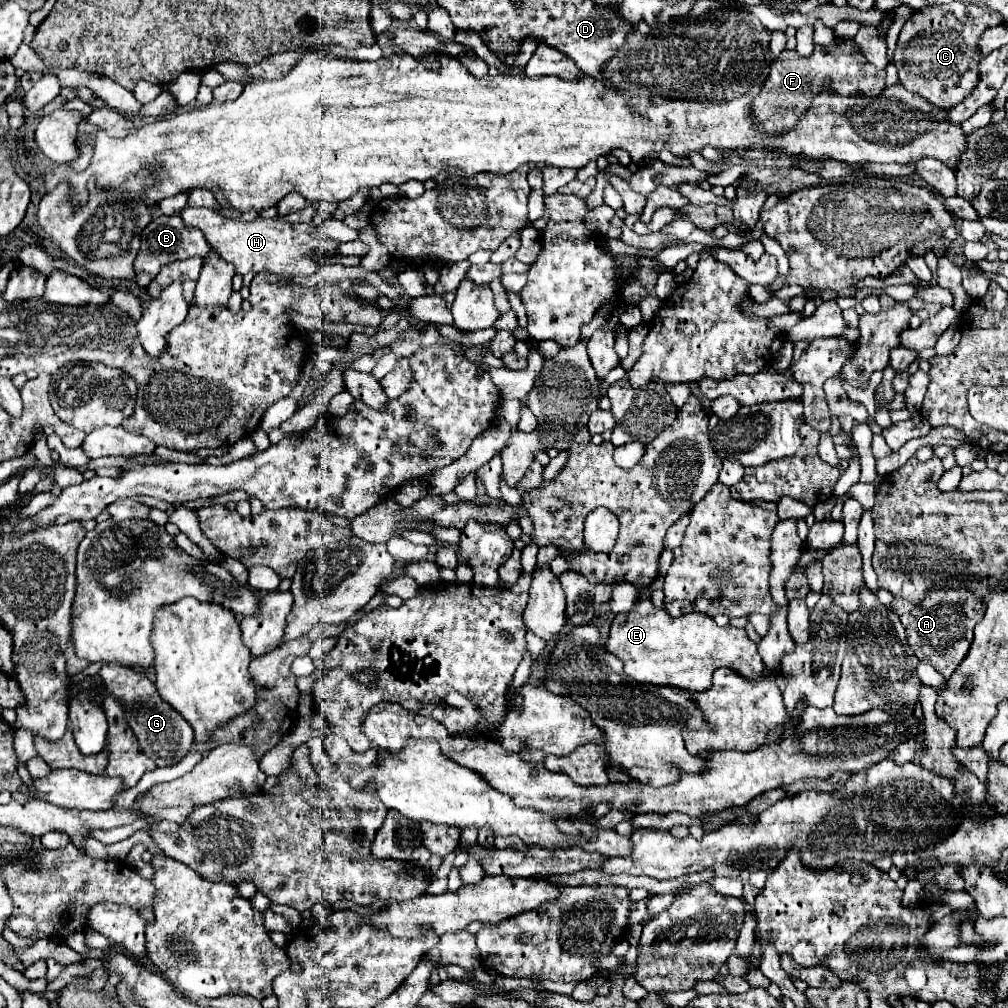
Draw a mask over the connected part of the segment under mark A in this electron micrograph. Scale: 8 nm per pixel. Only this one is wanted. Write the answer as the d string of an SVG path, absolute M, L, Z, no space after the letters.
M930 588L920 604L894 598L892 610L906 626L906 638L914 654L930 662L944 678L950 678L972 644L972 632L980 620L978 612L984 612L986 604L970 588Z

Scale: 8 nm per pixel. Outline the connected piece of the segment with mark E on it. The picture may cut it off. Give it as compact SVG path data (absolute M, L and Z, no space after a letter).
M648 588L640 590L640 598L630 612L622 612L614 618L606 650L624 662L624 672L630 678L688 692L710 688L712 674L718 666L726 666L746 680L758 680L764 674L764 664L756 652L756 644L748 638L744 628L720 628L712 616L700 612L670 618L664 608L652 604Z

